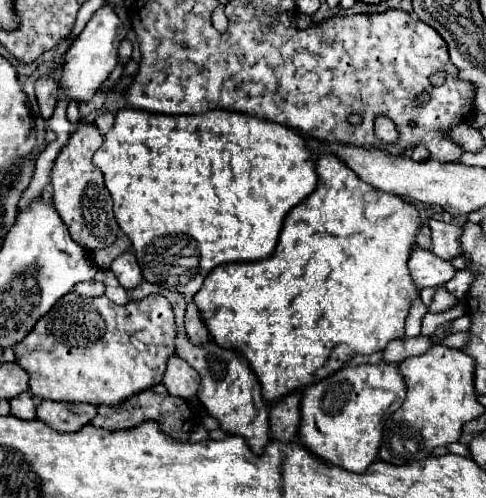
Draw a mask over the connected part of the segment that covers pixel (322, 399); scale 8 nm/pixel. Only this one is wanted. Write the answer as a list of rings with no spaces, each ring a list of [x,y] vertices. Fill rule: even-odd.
[[[387,362],[345,366],[323,382],[305,388],[299,442],[327,464],[363,474],[377,460],[385,418],[403,404],[403,398],[405,382],[397,366]]]

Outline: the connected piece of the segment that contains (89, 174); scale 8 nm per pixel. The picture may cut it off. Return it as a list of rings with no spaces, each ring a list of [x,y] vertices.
[[[81,122],[79,128],[71,134],[67,146],[55,160],[51,184],[53,184],[53,204],[67,224],[71,238],[85,250],[107,248],[119,236],[119,226],[113,216],[111,194],[103,184],[103,174],[93,164],[93,154],[101,146],[103,136],[93,124]]]

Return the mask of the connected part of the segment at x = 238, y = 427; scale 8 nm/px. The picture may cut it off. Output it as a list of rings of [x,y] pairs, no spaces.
[[[141,282],[137,288],[131,290],[131,298],[133,300],[141,300],[149,294],[161,294],[165,298],[169,298],[173,310],[175,310],[175,324],[177,324],[177,340],[175,340],[175,352],[187,360],[201,376],[201,388],[197,392],[199,402],[207,408],[207,412],[219,420],[219,426],[223,432],[227,434],[235,434],[235,436],[243,436],[247,446],[251,446],[251,450],[255,454],[263,454],[263,448],[267,446],[269,438],[269,412],[267,412],[267,404],[261,398],[261,386],[253,374],[253,370],[249,368],[249,364],[233,354],[231,350],[221,350],[215,342],[207,342],[201,346],[195,346],[189,342],[187,334],[185,334],[185,326],[183,326],[183,316],[185,316],[185,308],[187,302],[181,294],[165,290],[161,286],[149,284],[149,282]]]

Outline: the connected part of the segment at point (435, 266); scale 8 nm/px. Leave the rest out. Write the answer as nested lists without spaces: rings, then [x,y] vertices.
[[[419,244],[411,248],[411,258],[409,258],[409,272],[415,282],[415,288],[421,292],[427,286],[439,286],[447,284],[455,276],[455,268],[451,262],[445,262],[443,258],[435,256],[429,250],[423,250]]]

